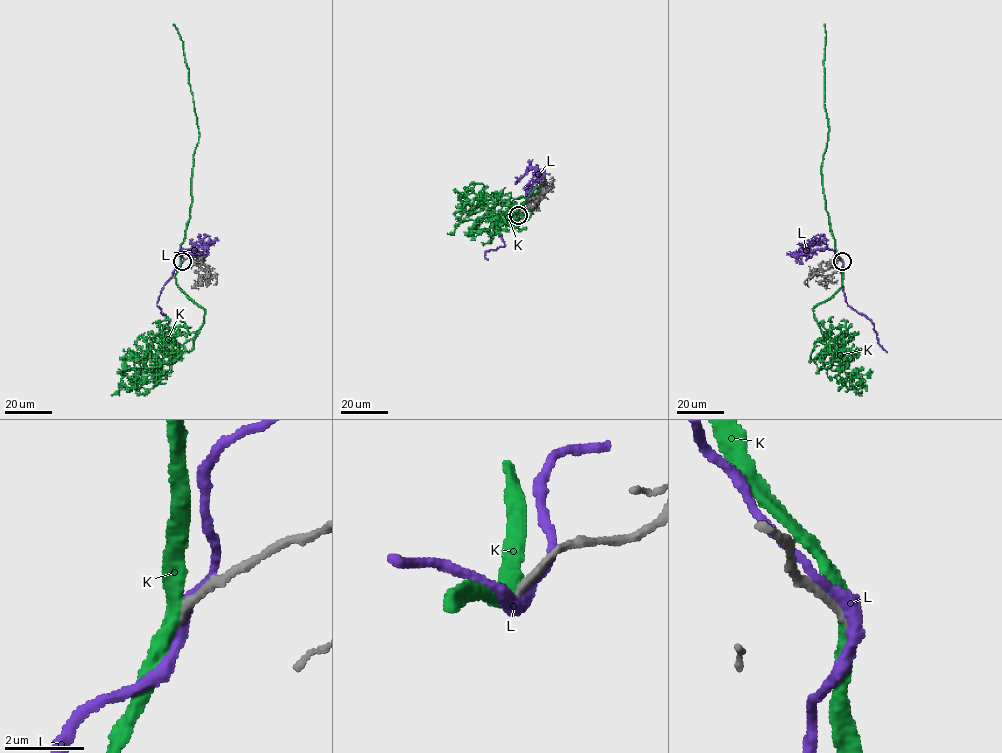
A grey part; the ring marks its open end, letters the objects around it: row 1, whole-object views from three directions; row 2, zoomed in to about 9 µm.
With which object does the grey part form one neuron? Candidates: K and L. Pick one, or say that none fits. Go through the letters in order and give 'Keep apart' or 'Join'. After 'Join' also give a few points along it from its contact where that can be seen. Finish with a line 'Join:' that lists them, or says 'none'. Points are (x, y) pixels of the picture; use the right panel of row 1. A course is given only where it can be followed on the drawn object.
K: Keep apart
L: Join. Its course: (842, 262), (845, 300), (872, 323), (877, 341), (887, 353)
Join: L

